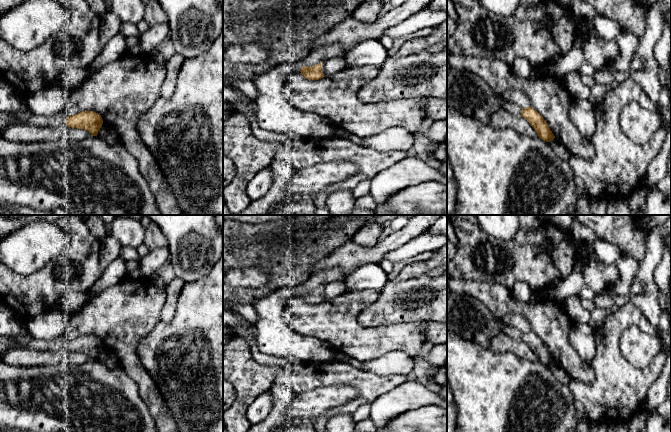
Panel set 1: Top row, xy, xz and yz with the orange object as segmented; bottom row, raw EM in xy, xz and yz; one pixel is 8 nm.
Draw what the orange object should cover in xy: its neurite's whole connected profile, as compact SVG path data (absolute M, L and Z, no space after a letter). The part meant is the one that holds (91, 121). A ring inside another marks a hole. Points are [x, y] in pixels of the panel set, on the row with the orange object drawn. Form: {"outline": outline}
{"outline": "M83 111L72 116L66 116L64 113L60 112L51 116L33 114L25 123L37 127L53 128L66 124L71 128L87 130L92 136L97 136L98 131L103 124L103 119L101 115L94 111Z"}

